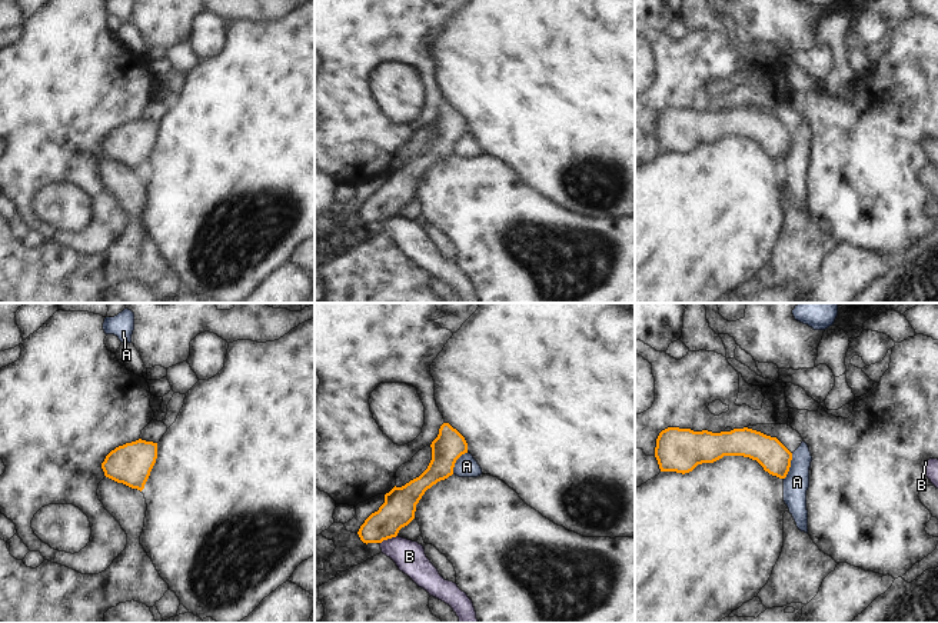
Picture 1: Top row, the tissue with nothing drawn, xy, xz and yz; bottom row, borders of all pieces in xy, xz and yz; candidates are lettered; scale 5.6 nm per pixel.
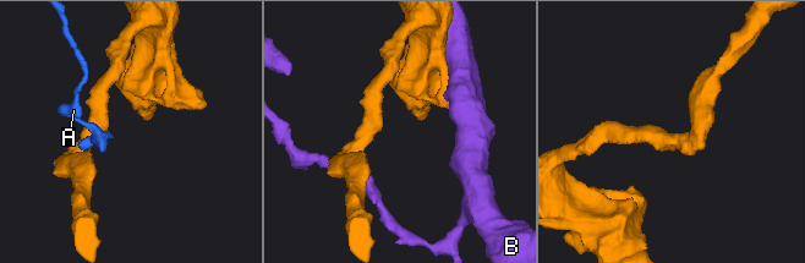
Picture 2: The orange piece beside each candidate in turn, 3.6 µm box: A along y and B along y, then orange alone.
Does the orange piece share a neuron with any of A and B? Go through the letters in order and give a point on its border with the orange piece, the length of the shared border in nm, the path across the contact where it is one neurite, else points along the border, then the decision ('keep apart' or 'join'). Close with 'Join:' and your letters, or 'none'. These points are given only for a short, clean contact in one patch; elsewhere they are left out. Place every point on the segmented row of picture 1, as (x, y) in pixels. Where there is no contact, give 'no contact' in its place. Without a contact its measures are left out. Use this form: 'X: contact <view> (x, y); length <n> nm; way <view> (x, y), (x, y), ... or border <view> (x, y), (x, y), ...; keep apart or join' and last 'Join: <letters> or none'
A: contact yz (790, 466); length 160 nm; keep apart
B: contact xz (388, 537); length 120 nm; keep apart
Join: none

